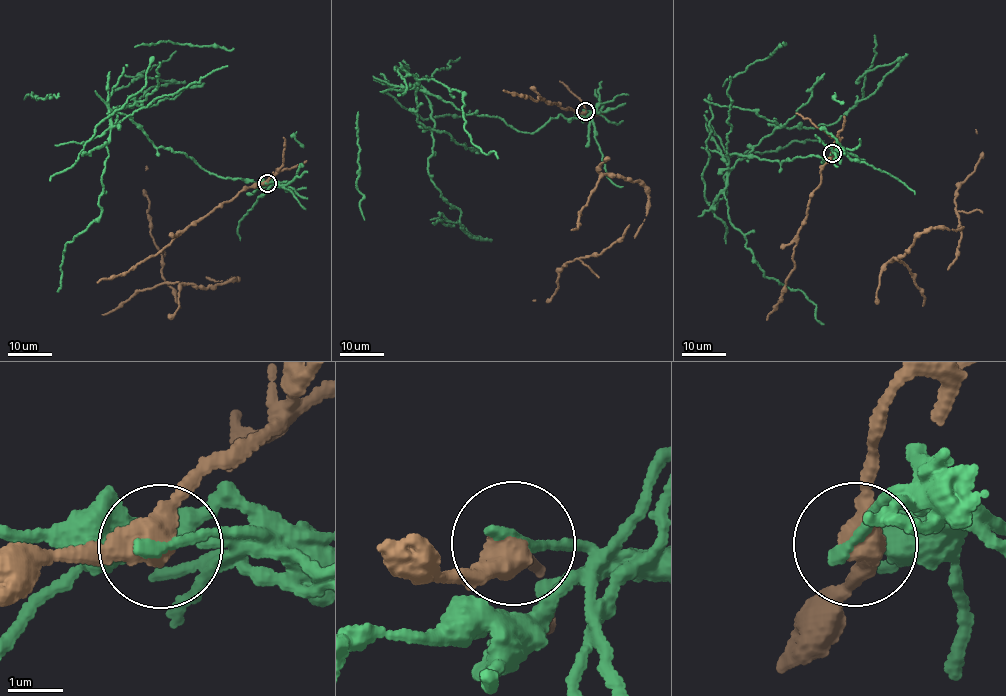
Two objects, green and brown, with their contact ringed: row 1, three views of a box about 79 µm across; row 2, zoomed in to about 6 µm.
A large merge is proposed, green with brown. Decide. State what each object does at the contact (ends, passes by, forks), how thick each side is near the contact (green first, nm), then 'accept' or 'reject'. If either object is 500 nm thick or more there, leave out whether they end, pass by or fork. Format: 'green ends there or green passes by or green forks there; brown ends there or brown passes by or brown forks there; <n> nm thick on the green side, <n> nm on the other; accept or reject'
green ends there; brown passes by; 200 nm thick on the green side, 440 nm on the other; reject

